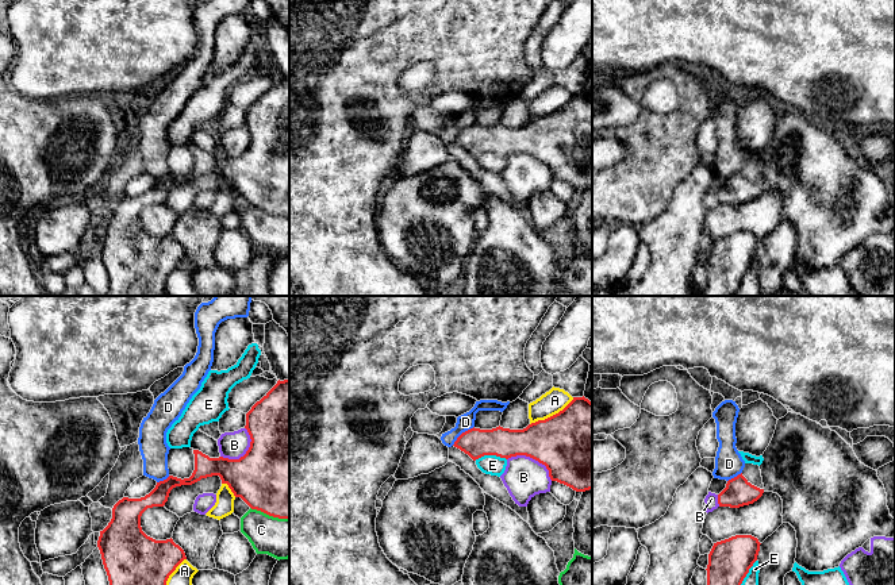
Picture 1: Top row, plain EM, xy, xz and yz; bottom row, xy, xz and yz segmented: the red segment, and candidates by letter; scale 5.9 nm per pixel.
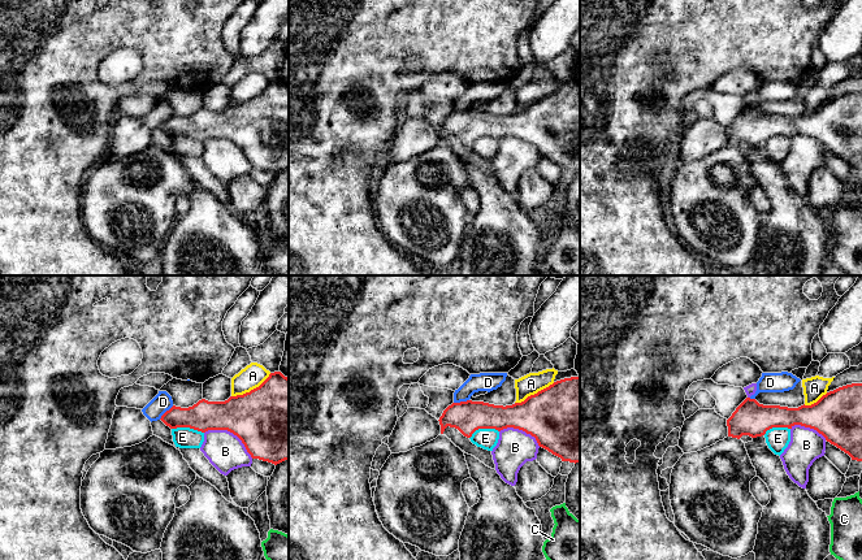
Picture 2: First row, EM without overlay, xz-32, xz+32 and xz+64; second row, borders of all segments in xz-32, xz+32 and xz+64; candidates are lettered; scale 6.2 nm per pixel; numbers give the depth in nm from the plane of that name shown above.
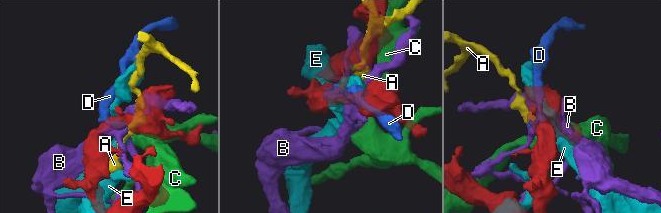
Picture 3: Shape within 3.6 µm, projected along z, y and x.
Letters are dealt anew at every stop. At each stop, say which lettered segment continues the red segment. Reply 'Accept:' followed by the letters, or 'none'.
Accept: none

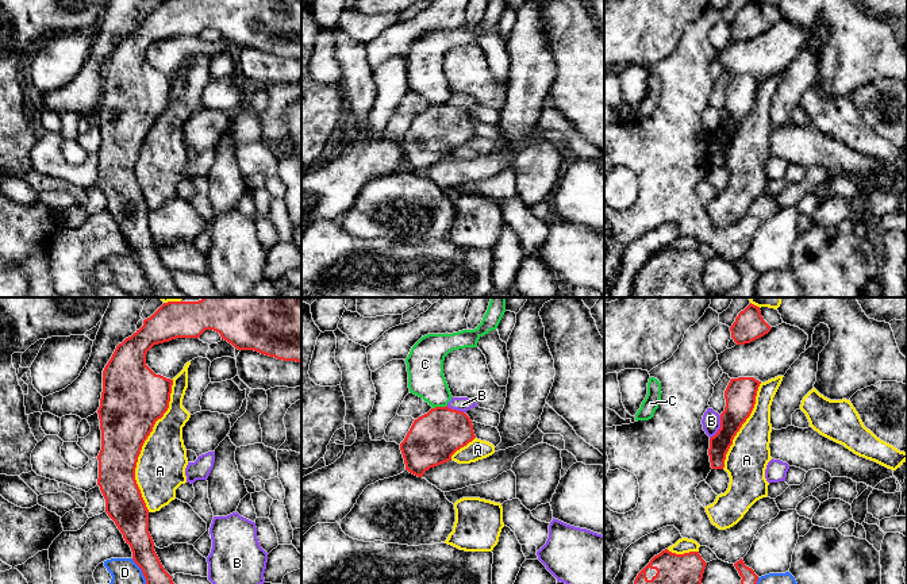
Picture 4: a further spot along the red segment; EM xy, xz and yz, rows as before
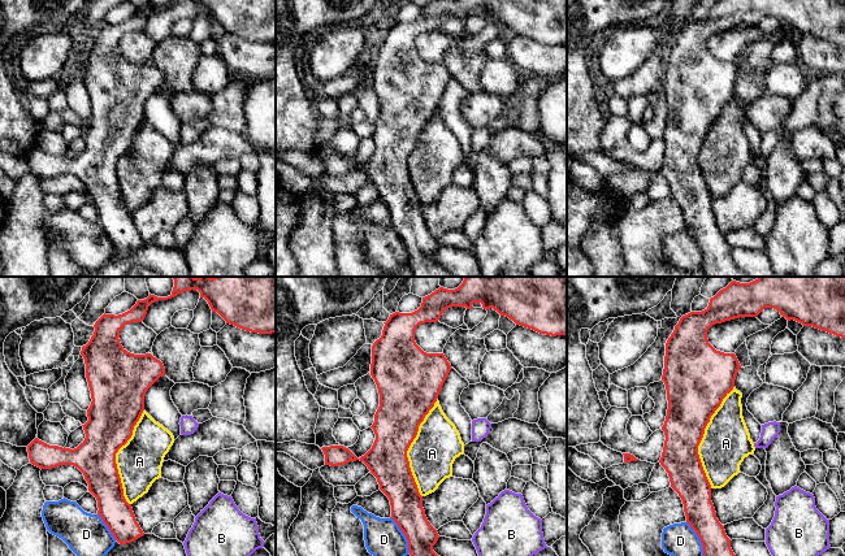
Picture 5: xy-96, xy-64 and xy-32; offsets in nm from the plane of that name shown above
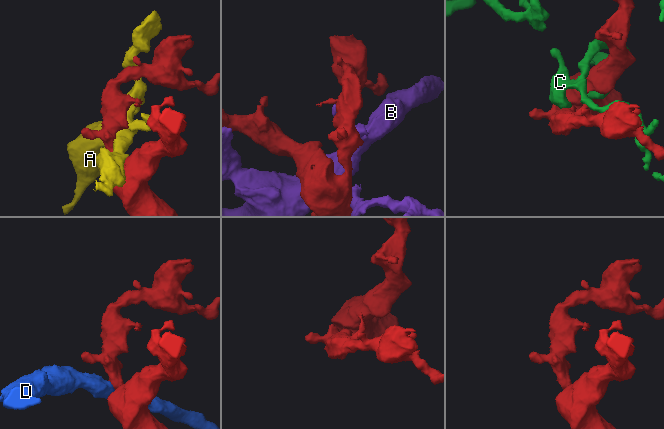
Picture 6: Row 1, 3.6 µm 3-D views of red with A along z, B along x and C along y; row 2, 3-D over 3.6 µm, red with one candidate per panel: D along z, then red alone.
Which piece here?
Accept: none

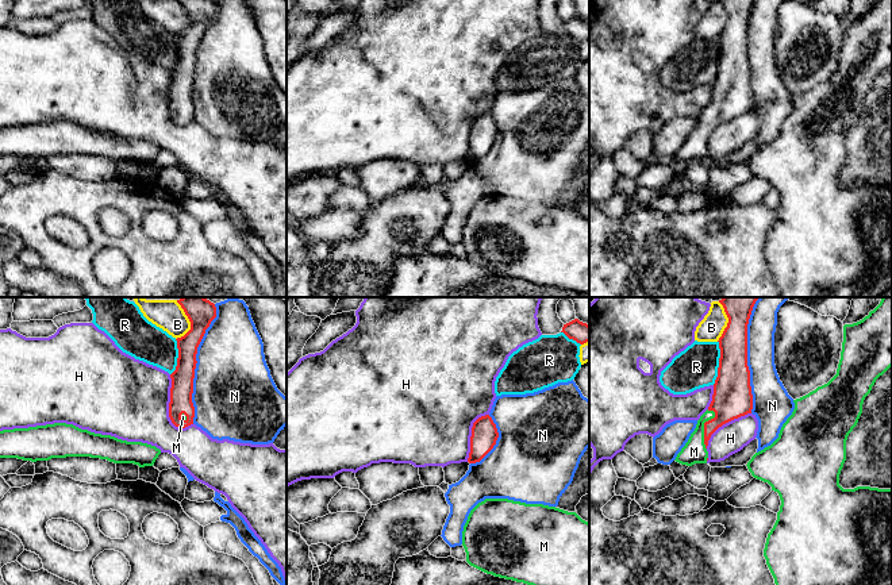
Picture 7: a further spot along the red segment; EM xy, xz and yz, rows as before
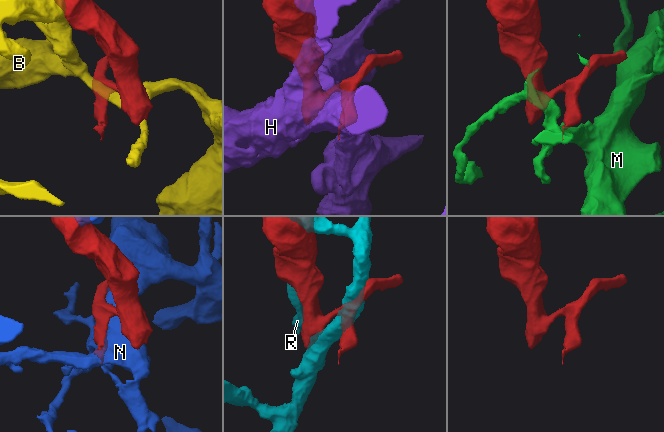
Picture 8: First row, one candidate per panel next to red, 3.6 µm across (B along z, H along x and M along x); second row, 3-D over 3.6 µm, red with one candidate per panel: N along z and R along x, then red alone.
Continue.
Accept: M

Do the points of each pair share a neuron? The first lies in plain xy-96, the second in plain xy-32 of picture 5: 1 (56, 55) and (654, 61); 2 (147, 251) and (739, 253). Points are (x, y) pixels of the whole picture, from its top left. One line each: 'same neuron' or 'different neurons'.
1: different neurons
2: same neuron

